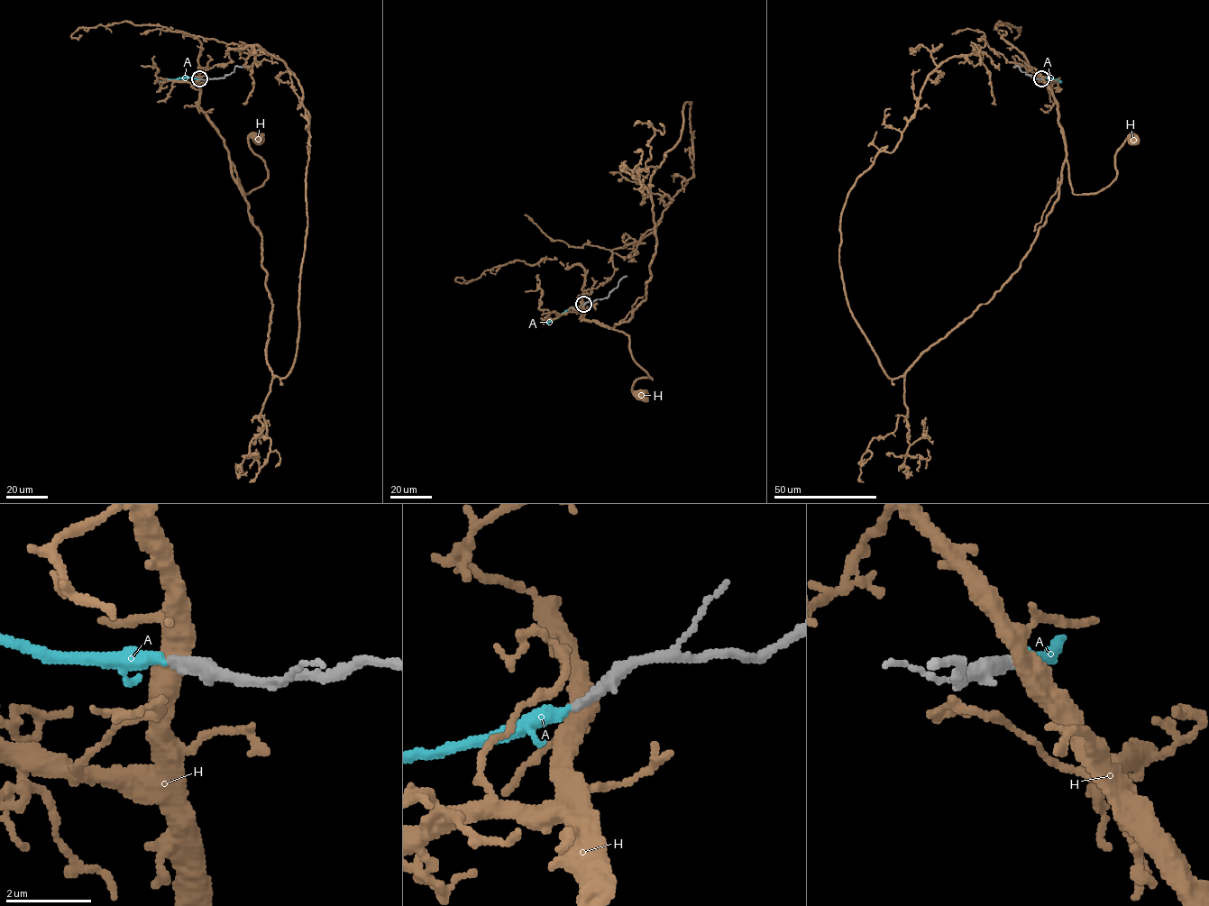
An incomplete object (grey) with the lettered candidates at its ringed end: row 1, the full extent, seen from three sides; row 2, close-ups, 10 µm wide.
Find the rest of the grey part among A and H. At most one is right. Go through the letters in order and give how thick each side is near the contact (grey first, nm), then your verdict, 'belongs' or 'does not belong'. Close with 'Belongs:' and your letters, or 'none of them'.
A: 320/320 nm | belongs
H: 360/400 nm | does not belong
Belongs: A

